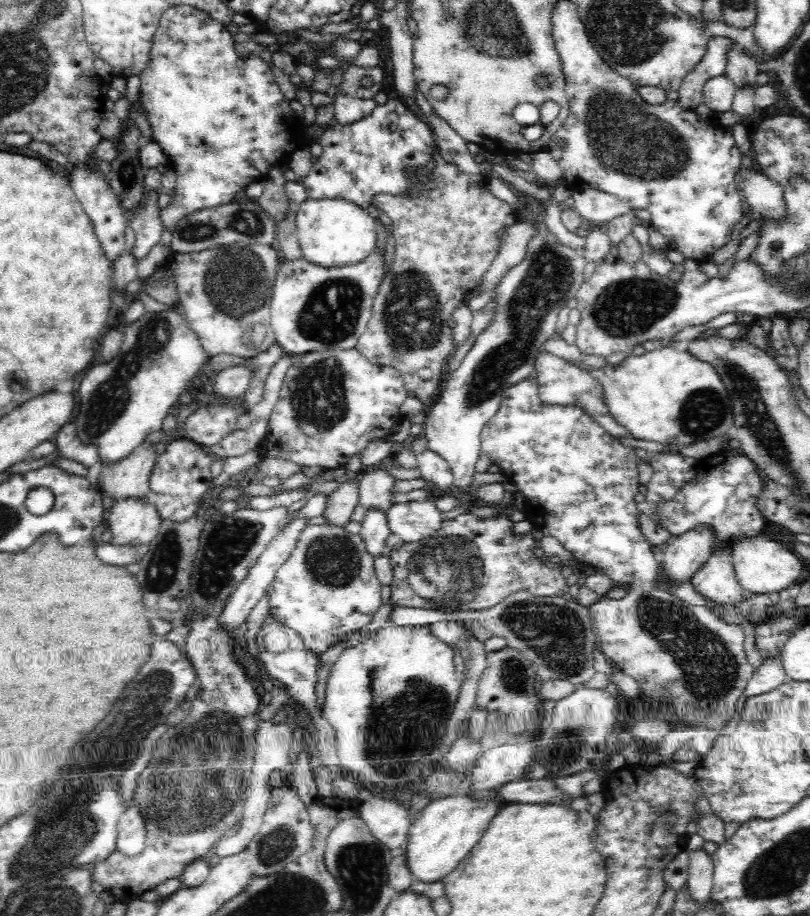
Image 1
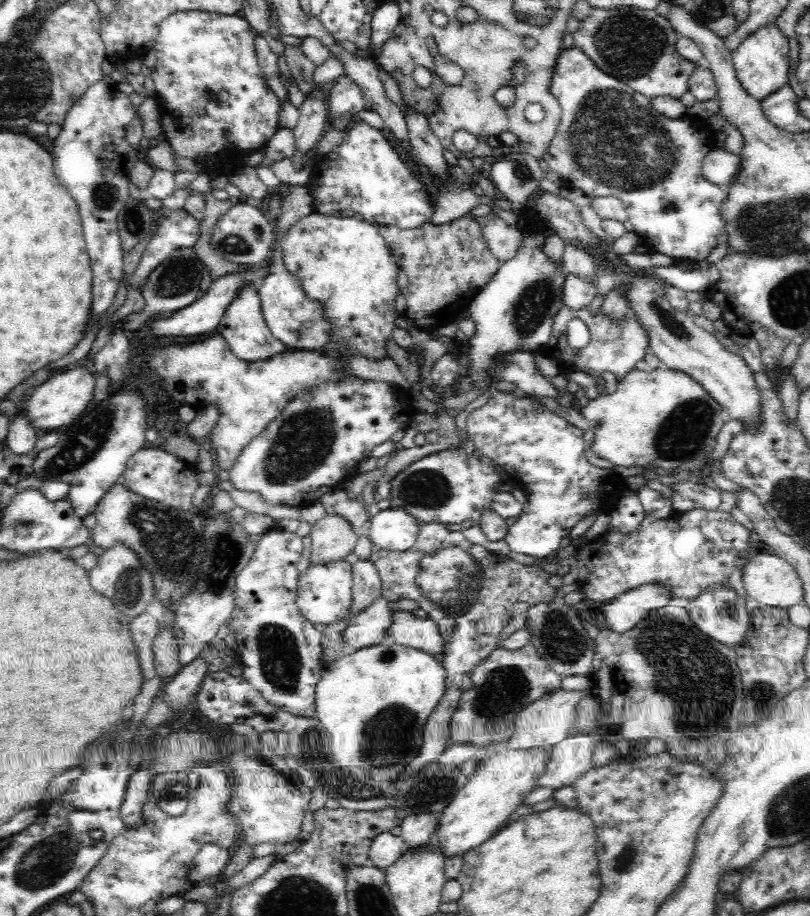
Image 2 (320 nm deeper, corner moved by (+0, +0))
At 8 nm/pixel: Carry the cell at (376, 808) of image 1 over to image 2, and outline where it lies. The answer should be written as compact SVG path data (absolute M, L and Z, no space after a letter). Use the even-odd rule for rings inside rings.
M390 831L382 832L374 836L369 850L369 864L385 871L386 868L396 863L400 856L404 854L406 845L401 836L396 836Z

